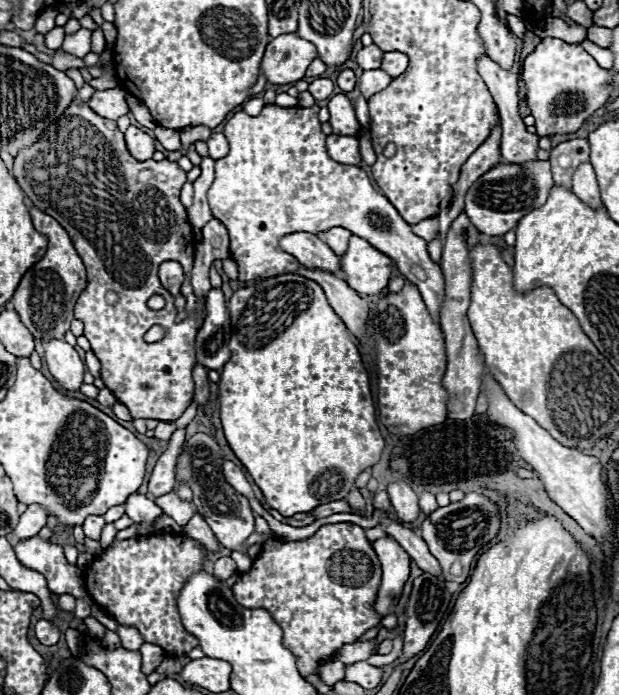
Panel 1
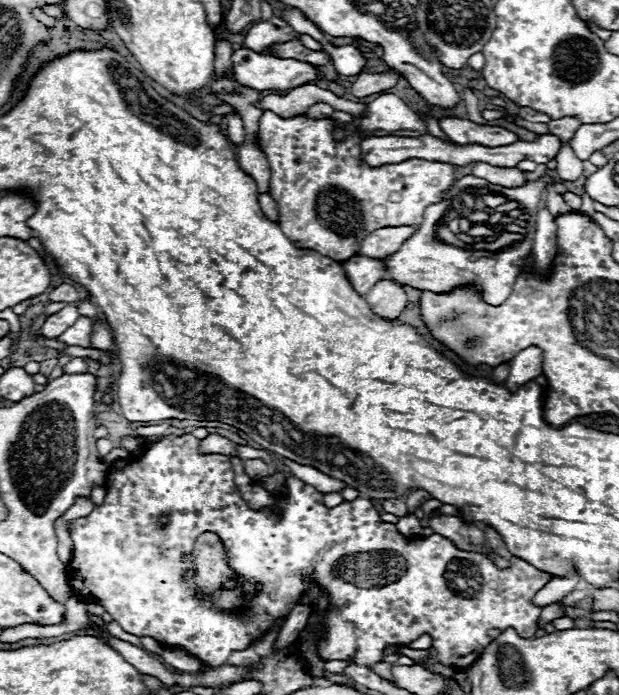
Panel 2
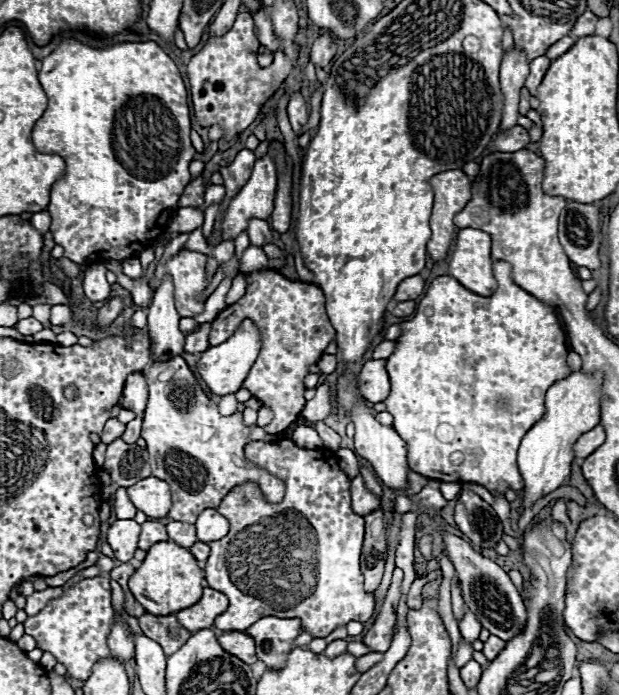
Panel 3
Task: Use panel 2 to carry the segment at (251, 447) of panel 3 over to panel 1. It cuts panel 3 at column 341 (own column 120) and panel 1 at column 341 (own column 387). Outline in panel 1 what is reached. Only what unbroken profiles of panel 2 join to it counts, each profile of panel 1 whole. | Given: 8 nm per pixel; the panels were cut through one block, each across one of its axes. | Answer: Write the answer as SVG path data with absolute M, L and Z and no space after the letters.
M340 522L326 524L314 536L296 542L276 536L266 538L260 556L250 570L238 574L232 588L242 606L270 610L284 630L284 645L292 650L297 669L306 678L334 660L334 654L344 644L356 642L364 632L380 624L382 618L370 610L380 576L382 570L364 528Z

